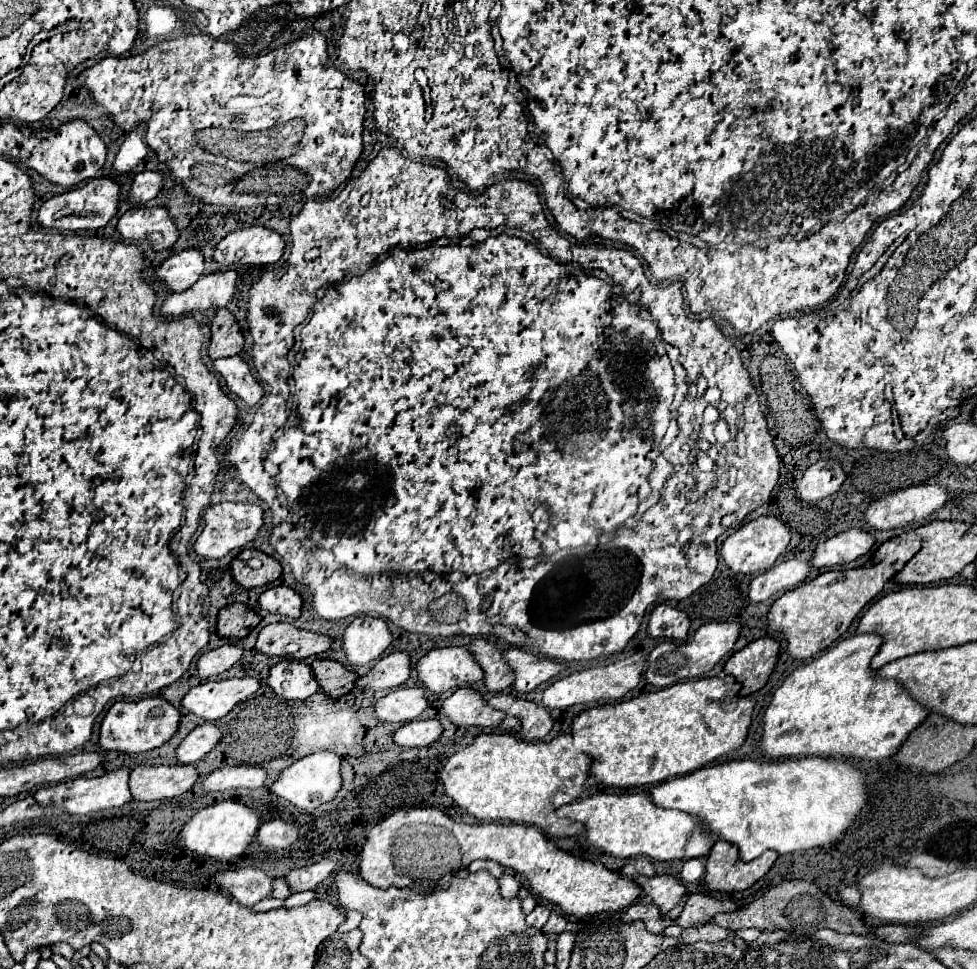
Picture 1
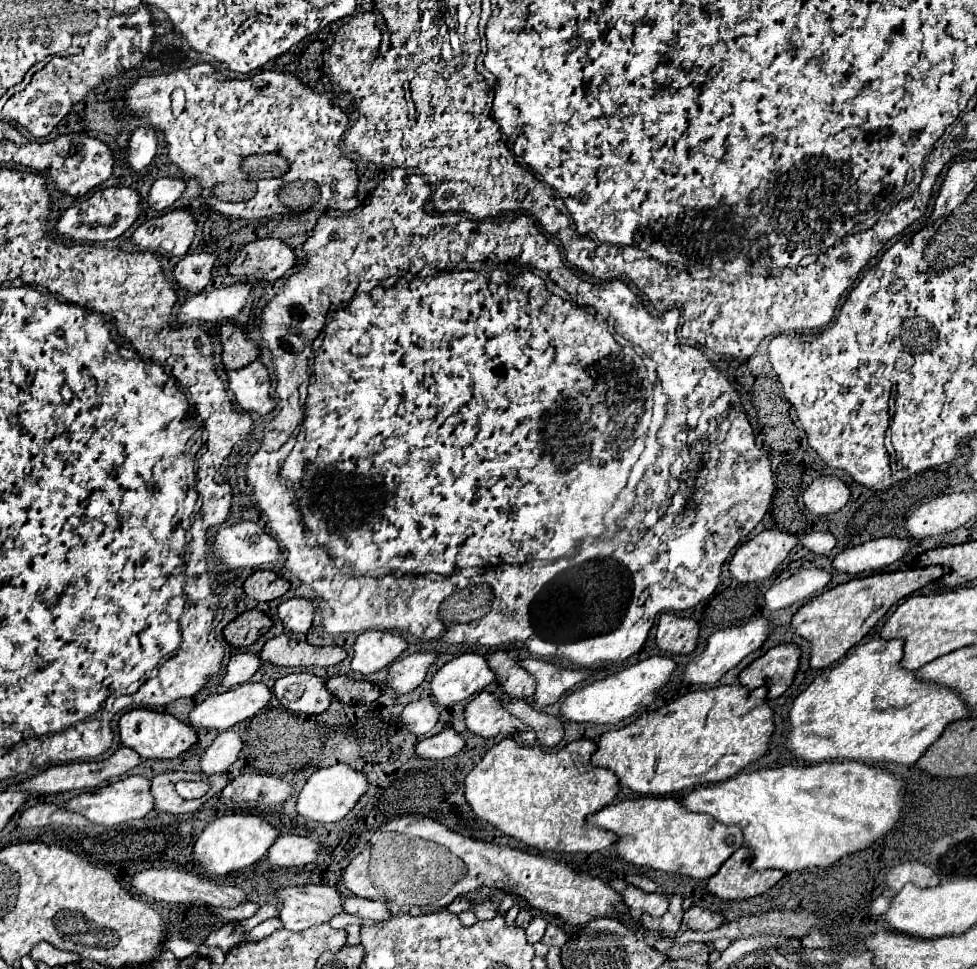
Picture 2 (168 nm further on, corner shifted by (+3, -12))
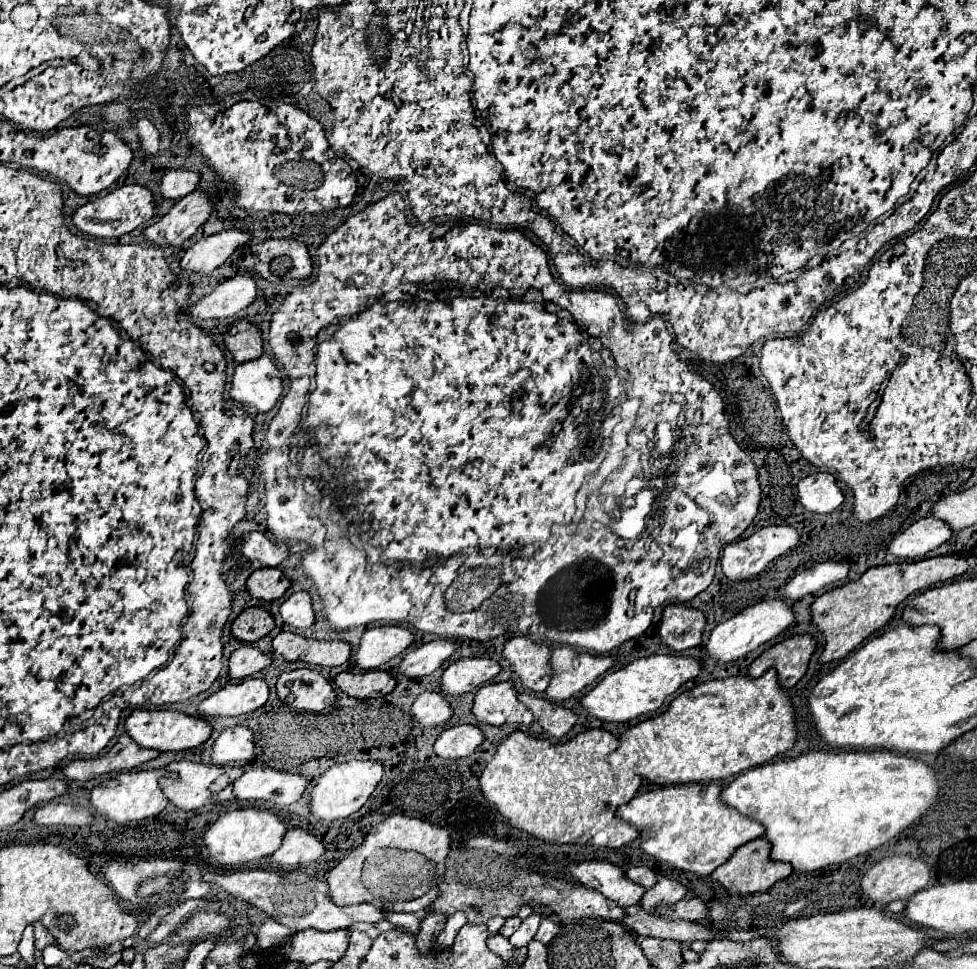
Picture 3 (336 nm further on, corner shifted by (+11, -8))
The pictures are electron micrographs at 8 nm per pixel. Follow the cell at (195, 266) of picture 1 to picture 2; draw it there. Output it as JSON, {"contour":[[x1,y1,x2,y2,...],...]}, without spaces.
{"contour":[[187,254,175,266,173,276,181,290,185,290,187,294,197,294,209,284,213,264,215,256,211,254]]}

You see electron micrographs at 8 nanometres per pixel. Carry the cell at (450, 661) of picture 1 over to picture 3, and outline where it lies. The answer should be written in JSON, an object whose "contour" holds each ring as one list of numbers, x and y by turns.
{"contour":[[461,658,449,664,441,676,441,690,445,694,467,694,499,674,501,666,491,658]]}

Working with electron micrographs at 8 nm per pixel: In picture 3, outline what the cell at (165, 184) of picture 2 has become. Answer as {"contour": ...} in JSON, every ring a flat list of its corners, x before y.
{"contour":[[169,170,163,176,161,182,161,192,165,198,173,198,173,200,181,200,187,194,191,194,193,190,197,190,201,180,199,172,187,172,187,170]]}

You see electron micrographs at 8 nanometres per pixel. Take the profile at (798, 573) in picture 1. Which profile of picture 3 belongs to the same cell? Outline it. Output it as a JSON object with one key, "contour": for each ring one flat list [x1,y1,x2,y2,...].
{"contour":[[823,562,815,568,795,574,785,586,785,600,799,600,807,594,815,594,829,584,847,580,849,564,845,562]]}

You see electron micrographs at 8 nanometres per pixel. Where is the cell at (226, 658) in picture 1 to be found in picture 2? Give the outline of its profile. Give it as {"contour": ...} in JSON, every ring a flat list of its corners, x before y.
{"contour":[[239,652,231,656,231,662,225,668,225,676,221,680,221,684,225,688,233,688,239,686,243,682,247,682,259,668,259,656,249,654,249,652]]}

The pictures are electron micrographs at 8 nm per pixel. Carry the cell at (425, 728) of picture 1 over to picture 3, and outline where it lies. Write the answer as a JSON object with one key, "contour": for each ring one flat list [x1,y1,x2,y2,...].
{"contour":[[463,724,445,730,437,742,435,742,435,752,441,758,465,758,473,754,485,740,485,734,479,726,473,724]]}

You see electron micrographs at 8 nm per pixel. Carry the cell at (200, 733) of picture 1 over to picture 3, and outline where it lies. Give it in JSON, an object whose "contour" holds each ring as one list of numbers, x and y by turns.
{"contour":[[231,726,225,728,215,740,213,764,225,766,233,762,249,762,255,752,255,734,247,726]]}

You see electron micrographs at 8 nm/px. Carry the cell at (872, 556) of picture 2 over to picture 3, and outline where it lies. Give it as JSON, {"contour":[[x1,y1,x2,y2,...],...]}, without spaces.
{"contour":[[929,516,897,534,889,544,889,554,899,558,921,558,927,552,939,548,951,536,953,530,947,522]]}

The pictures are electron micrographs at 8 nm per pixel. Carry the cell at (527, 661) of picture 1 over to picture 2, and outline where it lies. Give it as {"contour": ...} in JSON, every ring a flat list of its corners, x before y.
{"contour":[[525,658,519,664,537,682,537,688,533,694,533,704,537,708,555,704,567,690,571,690,571,686,575,686,577,682,589,676,589,670,569,670,569,668,561,668,559,664,551,664,547,660]]}

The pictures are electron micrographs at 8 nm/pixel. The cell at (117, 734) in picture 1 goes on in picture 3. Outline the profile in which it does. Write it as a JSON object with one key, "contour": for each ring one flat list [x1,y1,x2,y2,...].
{"contour":[[133,710,125,722,125,732,143,748,153,748,159,752,177,752,201,746,213,732,211,724,203,718,193,718,183,712,173,710]]}

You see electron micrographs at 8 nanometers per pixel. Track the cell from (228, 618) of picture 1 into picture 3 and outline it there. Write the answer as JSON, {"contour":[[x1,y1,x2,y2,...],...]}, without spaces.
{"contour":[[247,608,237,616,237,620,231,626,231,632,237,640,243,642,255,642,263,636,267,636,275,628,275,620,271,614,263,608]]}

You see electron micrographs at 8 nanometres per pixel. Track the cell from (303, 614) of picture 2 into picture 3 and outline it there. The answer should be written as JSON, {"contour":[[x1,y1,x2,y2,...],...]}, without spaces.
{"contour":[[297,592,281,604,281,618,285,624,297,630,305,630,315,622,315,612,311,606,311,596,307,592]]}

